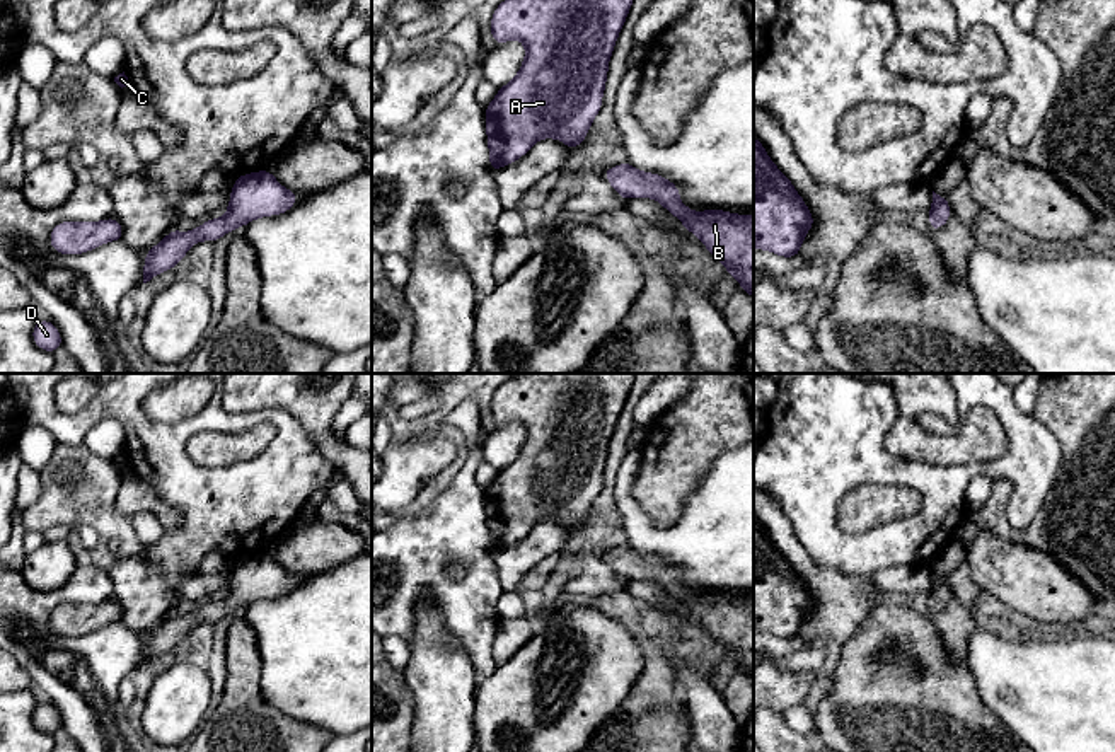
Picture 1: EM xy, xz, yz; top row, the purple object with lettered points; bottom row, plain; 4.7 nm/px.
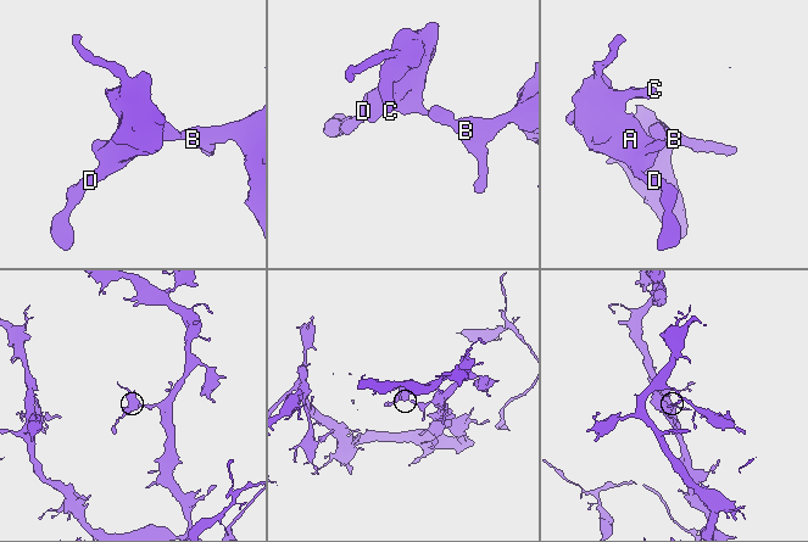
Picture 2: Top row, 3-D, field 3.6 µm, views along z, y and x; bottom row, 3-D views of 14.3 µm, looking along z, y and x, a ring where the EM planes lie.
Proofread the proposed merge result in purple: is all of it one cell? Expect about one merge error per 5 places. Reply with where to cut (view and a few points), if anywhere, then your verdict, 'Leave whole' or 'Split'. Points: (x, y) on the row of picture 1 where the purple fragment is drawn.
No split. Leave whole

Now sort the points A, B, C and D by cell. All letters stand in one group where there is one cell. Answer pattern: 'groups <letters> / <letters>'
groups A B C D

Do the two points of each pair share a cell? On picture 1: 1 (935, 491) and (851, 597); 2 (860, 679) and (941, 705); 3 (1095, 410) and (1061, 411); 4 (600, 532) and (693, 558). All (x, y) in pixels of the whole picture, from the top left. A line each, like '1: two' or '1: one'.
1: two
2: one
3: one
4: two

